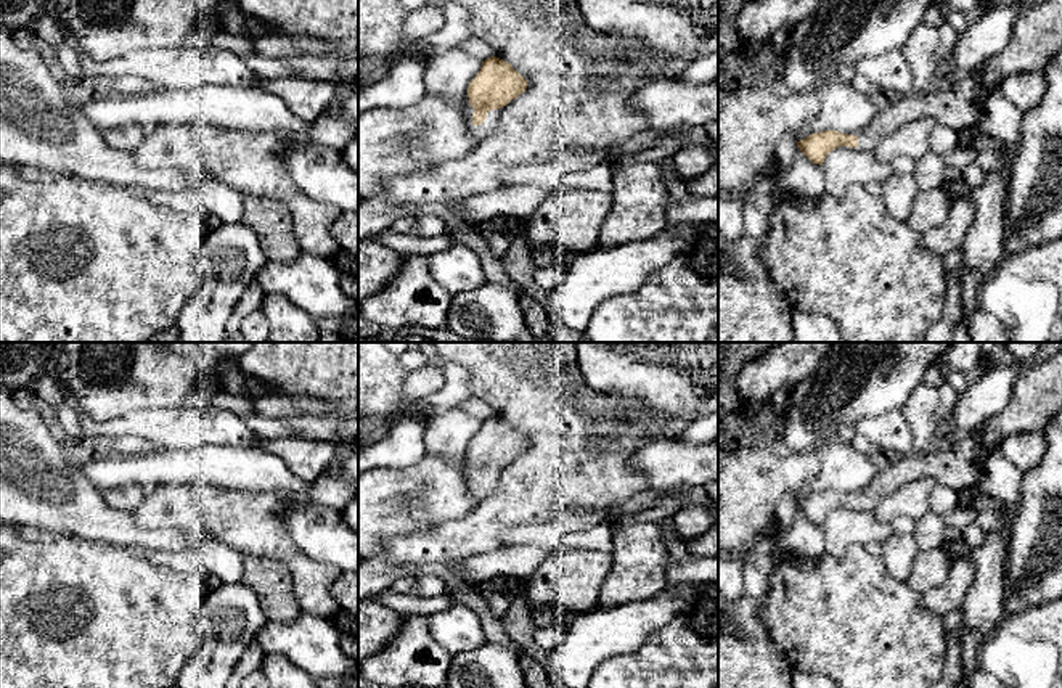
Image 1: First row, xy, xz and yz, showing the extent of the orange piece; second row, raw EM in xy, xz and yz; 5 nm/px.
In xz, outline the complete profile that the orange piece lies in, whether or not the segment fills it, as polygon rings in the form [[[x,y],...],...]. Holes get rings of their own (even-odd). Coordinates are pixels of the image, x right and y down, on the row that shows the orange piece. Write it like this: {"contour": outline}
{"contour": [[[496,56],[482,61],[477,76],[469,82],[468,98],[474,108],[472,125],[479,137],[492,129],[482,122],[488,111],[506,106],[527,88],[527,80],[513,66]]]}

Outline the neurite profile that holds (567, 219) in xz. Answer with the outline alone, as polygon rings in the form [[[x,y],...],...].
[[[556,188],[527,220],[522,236],[535,251],[562,246],[590,252],[599,246],[599,230],[612,206],[614,199],[601,191]]]

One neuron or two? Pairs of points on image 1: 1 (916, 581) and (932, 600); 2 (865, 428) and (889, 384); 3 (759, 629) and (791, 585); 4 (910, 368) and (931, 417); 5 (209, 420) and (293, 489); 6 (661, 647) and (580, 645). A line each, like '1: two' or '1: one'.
1: two
2: two
3: two
4: two
5: two
6: two

